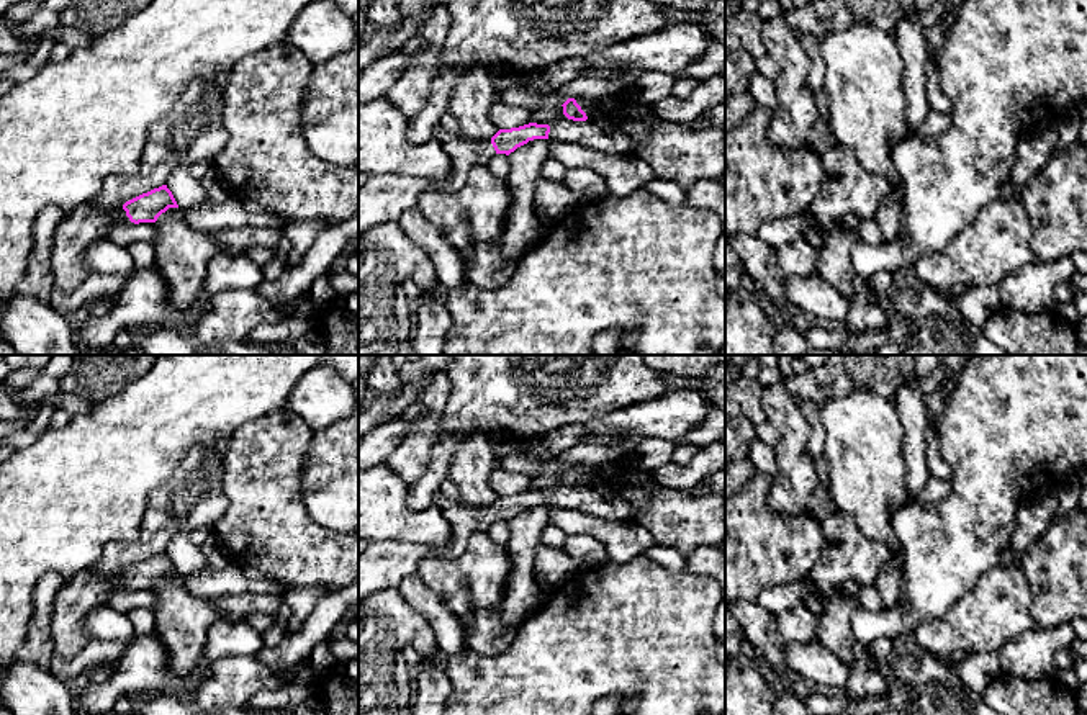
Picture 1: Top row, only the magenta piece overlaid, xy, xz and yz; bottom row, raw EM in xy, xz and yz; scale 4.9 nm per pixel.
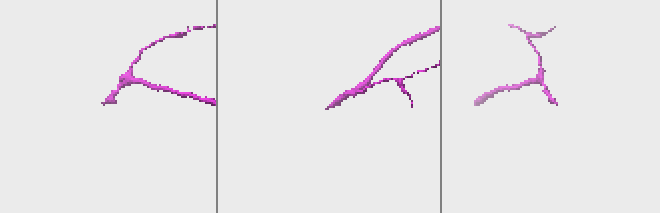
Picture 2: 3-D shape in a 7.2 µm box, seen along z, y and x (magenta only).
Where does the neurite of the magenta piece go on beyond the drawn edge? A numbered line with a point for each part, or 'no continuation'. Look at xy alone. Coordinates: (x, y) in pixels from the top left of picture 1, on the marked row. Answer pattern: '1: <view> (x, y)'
1: xy (89, 221)

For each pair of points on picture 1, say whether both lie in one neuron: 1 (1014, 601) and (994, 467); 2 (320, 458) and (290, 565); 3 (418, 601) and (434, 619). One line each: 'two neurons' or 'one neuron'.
1: two neurons
2: two neurons
3: one neuron

